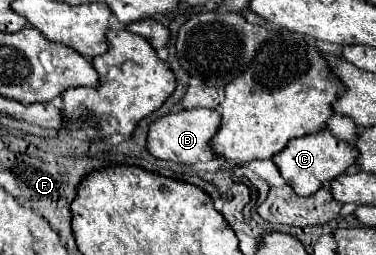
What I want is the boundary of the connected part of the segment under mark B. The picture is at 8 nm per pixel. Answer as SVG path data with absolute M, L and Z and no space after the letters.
M189 109L189 111L169 113L149 125L147 151L157 159L167 159L175 163L209 161L213 159L213 153L209 151L209 141L219 129L219 123L221 123L221 115L215 109Z

